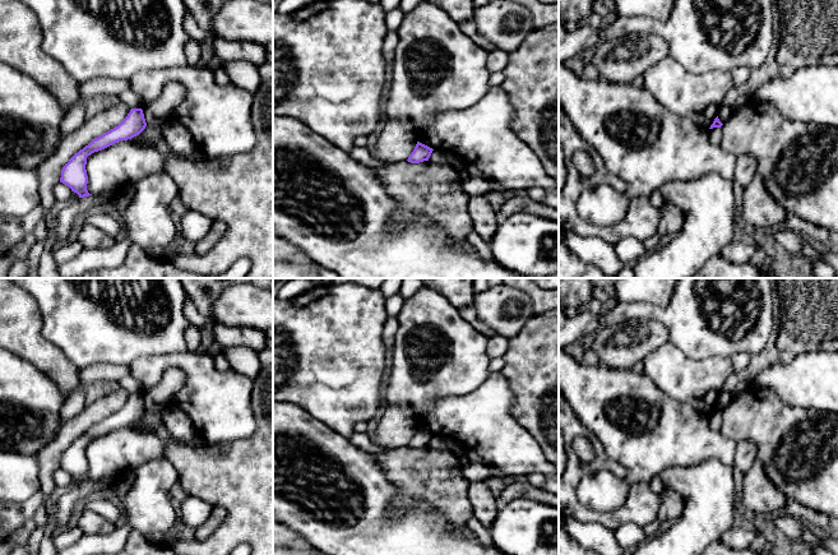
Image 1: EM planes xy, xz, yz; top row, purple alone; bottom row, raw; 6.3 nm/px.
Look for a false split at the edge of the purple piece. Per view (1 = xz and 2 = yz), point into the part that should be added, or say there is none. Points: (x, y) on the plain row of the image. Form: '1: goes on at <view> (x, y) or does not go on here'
1: does not go on here
2: does not go on here

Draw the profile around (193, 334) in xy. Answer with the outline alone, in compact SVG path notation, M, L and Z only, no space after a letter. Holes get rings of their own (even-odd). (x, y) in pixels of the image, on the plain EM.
M190 324L185 333L185 339L186 339L186 344L187 344L187 351L196 352L198 347L200 344L200 329L198 327Z

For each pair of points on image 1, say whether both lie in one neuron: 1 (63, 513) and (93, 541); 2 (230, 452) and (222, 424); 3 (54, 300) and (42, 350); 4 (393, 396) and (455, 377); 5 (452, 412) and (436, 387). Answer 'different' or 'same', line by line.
1: different
2: different
3: different
4: same
5: different

